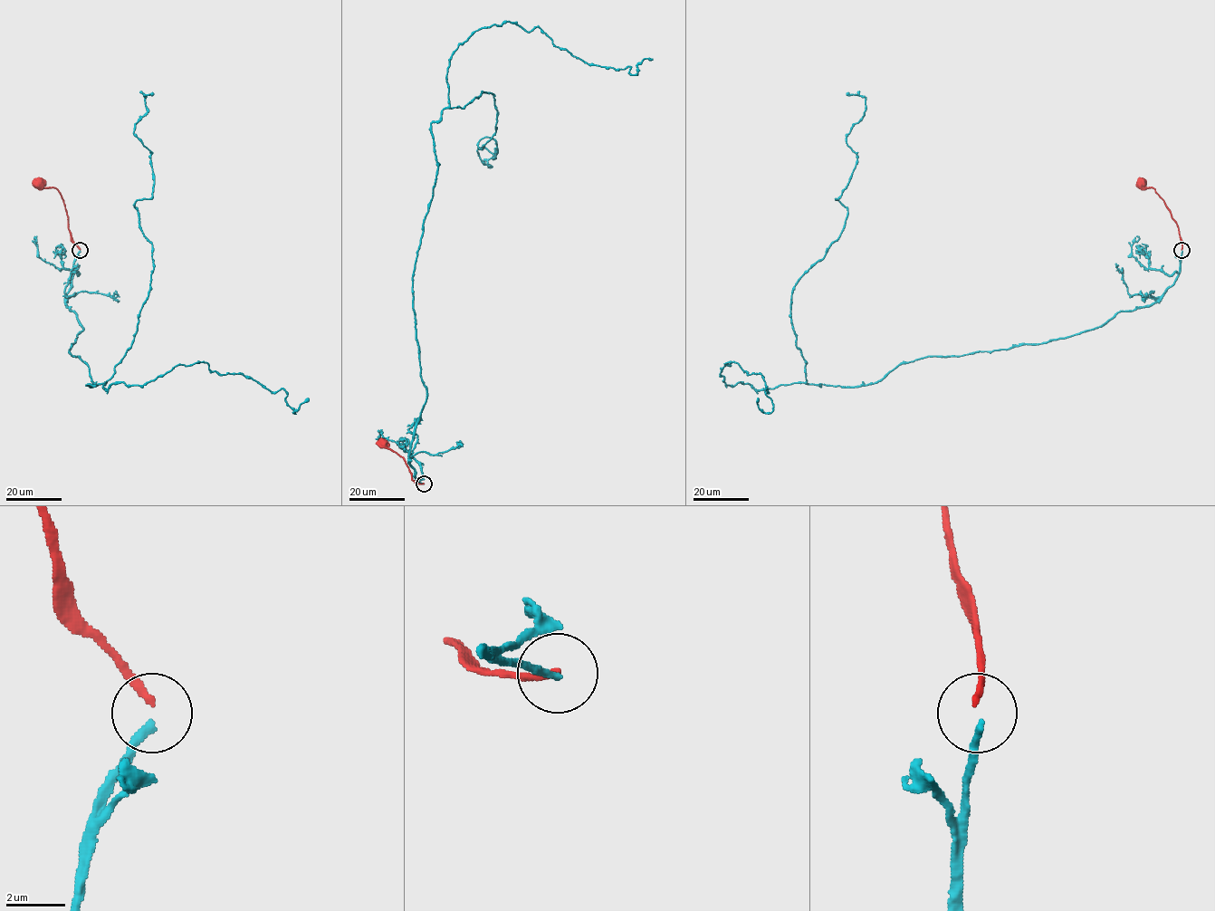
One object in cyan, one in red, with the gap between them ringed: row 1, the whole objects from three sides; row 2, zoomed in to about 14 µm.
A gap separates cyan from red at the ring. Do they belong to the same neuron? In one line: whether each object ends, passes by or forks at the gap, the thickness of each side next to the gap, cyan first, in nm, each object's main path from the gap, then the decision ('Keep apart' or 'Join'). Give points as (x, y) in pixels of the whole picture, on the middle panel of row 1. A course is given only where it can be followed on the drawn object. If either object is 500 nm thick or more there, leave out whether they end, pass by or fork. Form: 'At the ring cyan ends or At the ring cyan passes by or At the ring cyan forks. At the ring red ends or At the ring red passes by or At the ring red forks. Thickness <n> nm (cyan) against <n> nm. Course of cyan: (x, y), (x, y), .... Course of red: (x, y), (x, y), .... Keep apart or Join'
At the ring cyan ends. At the ring red ends. Thickness 240 nm (cyan) against 240 nm. Course of cyan: (424, 484), (413, 274), (431, 123), (492, 92), (489, 167), (496, 148). Course of red: (423, 484), (412, 479), (404, 459), (380, 442). Keep apart

